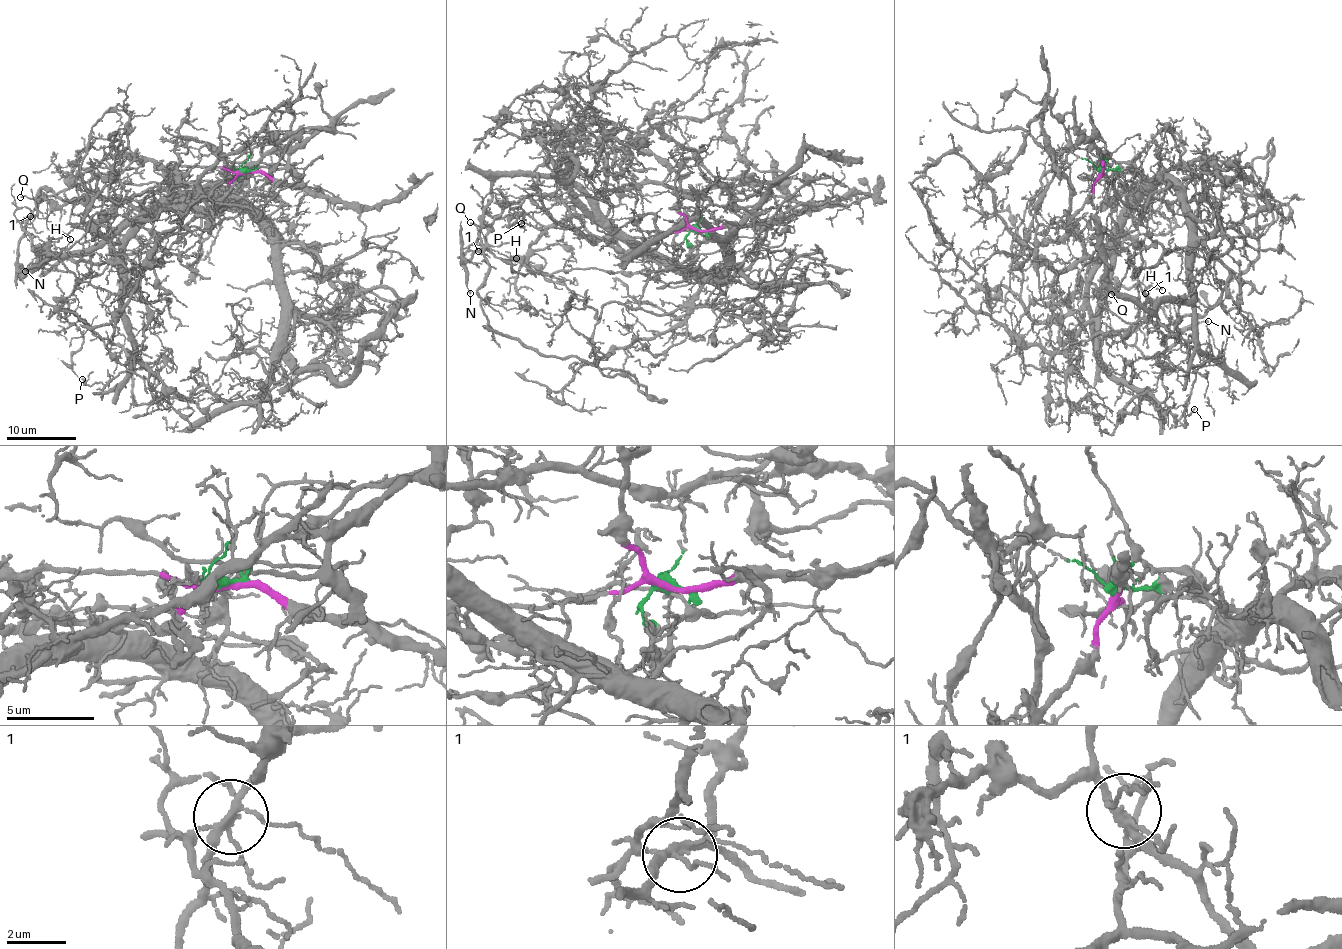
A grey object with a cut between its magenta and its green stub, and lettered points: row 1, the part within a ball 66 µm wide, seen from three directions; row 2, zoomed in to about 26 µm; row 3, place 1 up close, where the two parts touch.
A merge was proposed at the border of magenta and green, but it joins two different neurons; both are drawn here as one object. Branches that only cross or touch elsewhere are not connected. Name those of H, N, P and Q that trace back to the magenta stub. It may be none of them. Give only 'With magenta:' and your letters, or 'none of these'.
With magenta: P

